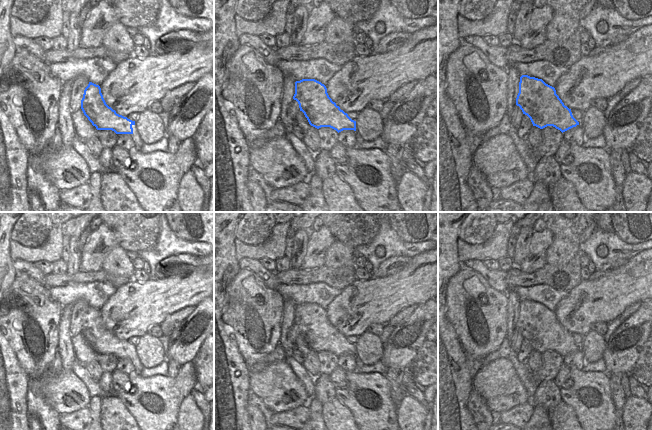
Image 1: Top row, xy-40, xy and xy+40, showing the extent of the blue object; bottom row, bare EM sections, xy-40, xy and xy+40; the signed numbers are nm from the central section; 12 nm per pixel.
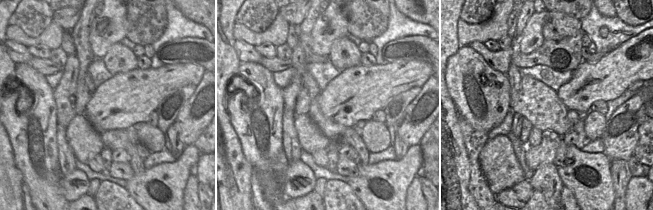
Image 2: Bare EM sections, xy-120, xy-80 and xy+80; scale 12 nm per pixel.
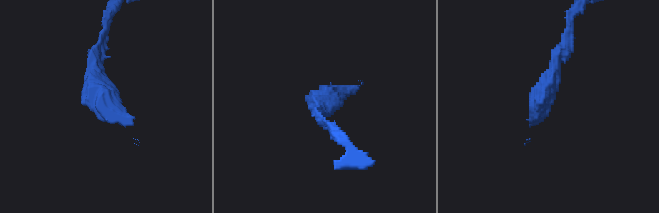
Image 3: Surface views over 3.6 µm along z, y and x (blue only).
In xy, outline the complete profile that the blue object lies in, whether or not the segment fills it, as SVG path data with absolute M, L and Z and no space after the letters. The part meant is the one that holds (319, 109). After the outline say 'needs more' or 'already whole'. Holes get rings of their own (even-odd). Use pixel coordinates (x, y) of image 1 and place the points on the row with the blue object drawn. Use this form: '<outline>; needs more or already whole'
M315 79L296 81L293 99L298 102L300 111L311 126L317 129L330 127L338 133L343 130L356 131L356 121L332 101L321 82Z; already whole

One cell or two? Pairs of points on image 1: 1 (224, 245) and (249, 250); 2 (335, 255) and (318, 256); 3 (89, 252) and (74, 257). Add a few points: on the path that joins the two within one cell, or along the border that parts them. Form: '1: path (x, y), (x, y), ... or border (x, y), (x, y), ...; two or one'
1: border (235, 237), (235, 258), (238, 262); two
2: border (335, 239), (327, 250), (324, 264); two
3: border (82, 251), (79, 269); two

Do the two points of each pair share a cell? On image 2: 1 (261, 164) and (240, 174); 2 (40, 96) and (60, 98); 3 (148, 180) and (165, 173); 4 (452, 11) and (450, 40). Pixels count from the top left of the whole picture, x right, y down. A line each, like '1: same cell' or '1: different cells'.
1: different cells
2: different cells
3: same cell
4: same cell

